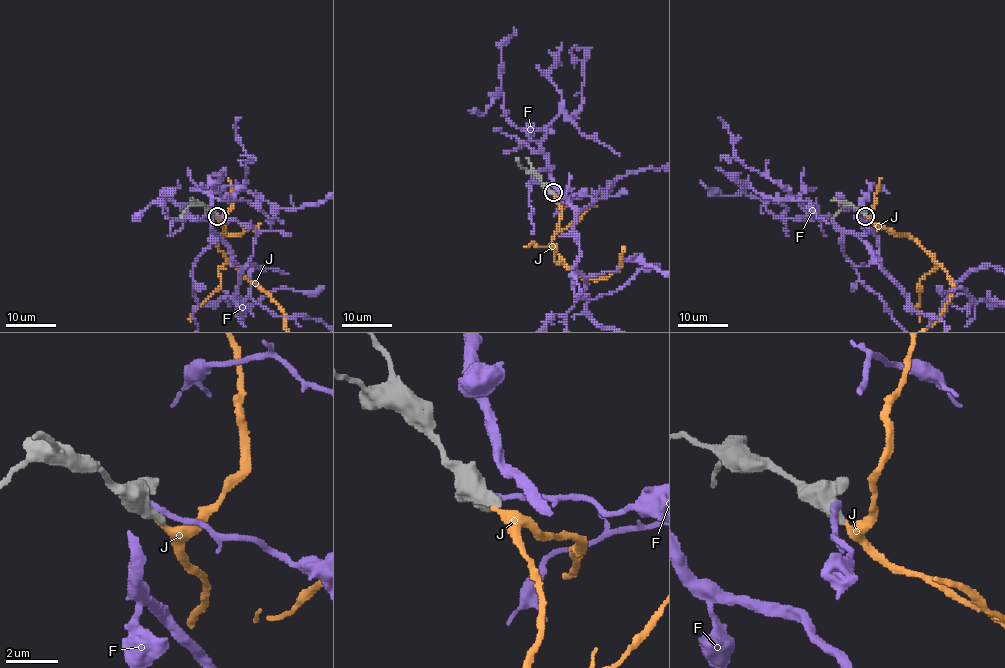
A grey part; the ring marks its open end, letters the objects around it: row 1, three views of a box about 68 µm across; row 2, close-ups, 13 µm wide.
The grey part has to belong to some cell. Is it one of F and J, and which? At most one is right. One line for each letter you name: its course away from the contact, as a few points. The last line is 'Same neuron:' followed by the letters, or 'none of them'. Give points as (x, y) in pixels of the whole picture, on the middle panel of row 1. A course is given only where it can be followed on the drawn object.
Same neuron: none of them

